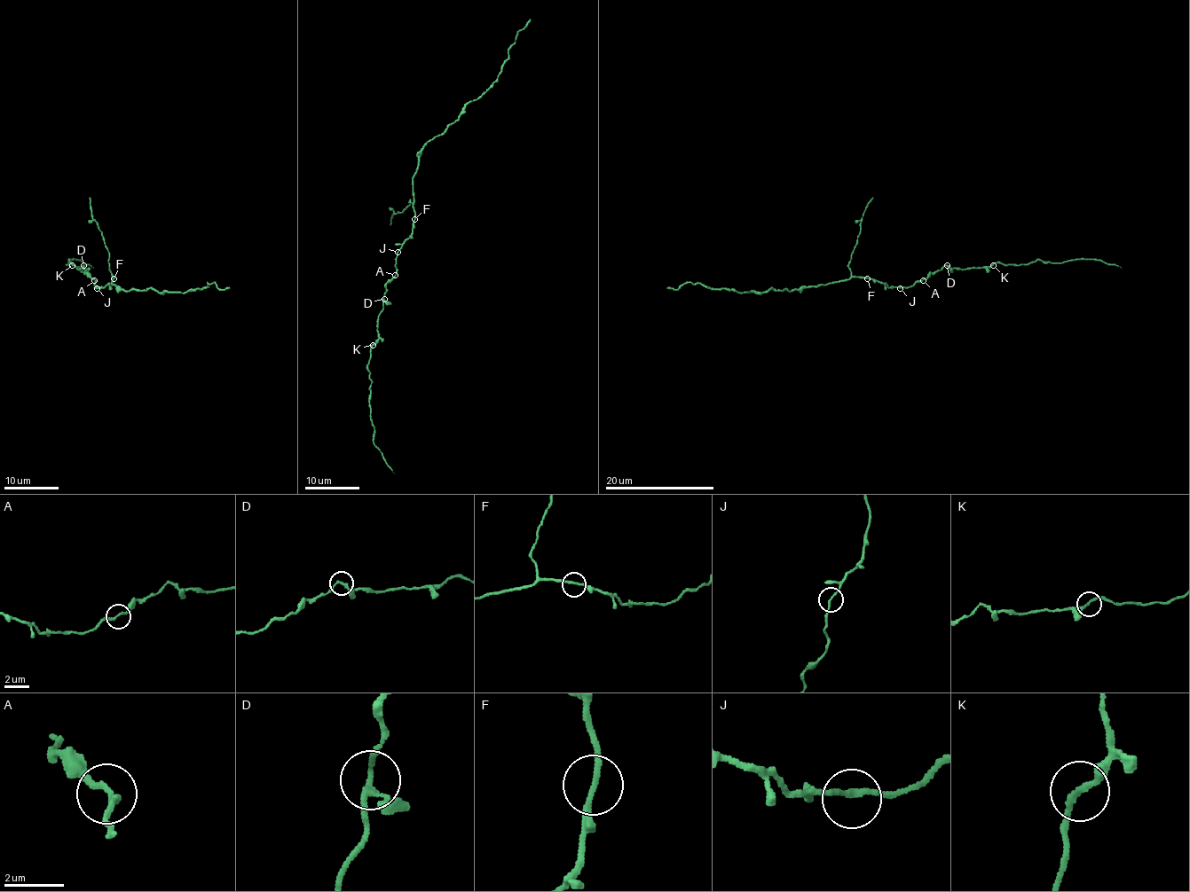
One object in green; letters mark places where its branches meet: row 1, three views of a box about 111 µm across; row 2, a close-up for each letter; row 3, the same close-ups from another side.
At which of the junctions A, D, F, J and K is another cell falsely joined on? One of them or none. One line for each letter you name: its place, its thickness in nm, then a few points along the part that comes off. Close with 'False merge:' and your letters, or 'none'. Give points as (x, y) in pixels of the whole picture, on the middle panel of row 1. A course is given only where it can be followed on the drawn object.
K: Place: (373, 345). Thickness 200 nm. Course of the part to remove: (374, 344), (368, 371), (371, 422), (374, 430), (374, 445), (394, 473)
False merge: K

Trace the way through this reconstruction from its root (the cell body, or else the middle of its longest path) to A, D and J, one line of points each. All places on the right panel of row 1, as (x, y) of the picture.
A: (882, 283), (889, 286), (912, 286), (923, 280)
D: (882, 283), (889, 286), (912, 286), (946, 265)
J: (882, 283), (900, 288)

